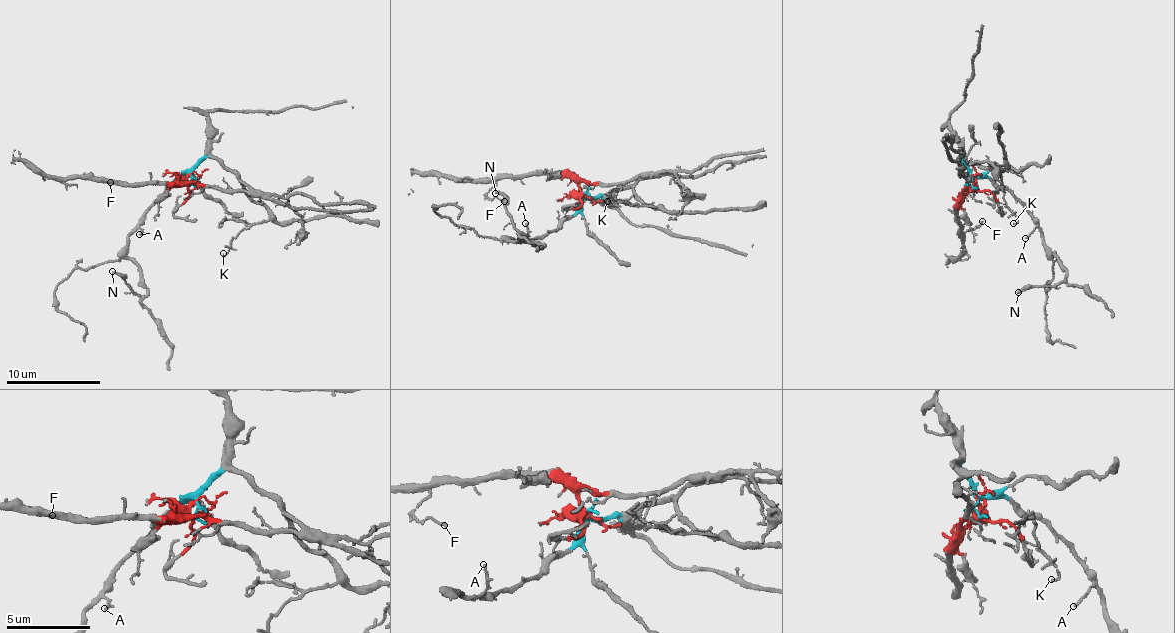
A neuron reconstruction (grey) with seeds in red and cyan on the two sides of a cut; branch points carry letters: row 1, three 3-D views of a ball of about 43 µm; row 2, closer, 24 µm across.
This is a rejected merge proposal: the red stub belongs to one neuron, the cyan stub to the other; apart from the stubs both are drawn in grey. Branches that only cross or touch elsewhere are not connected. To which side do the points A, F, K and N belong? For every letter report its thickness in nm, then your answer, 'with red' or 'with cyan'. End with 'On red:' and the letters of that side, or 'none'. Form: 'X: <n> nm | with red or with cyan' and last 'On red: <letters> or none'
A: 150 nm | with cyan
F: 110 nm | with red
K: 110 nm | with cyan
N: 190 nm | with cyan
On red: F

